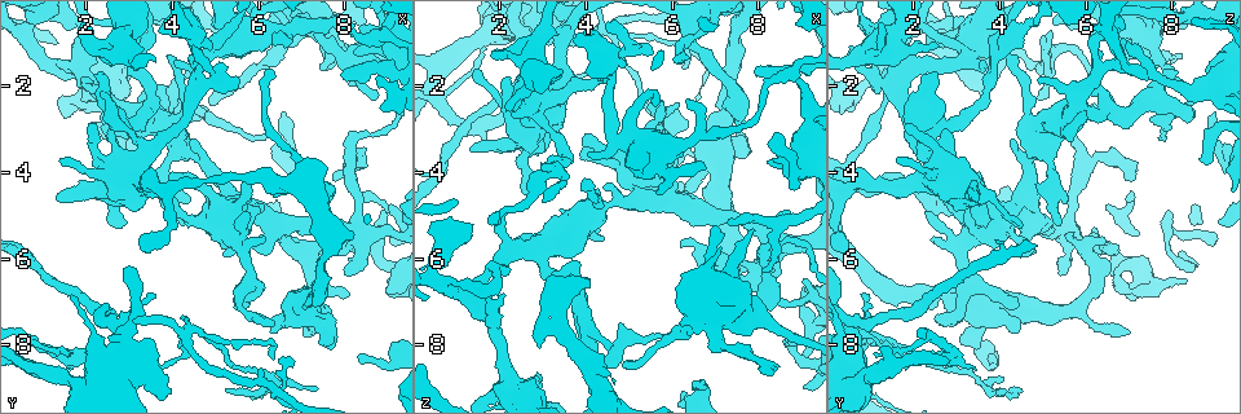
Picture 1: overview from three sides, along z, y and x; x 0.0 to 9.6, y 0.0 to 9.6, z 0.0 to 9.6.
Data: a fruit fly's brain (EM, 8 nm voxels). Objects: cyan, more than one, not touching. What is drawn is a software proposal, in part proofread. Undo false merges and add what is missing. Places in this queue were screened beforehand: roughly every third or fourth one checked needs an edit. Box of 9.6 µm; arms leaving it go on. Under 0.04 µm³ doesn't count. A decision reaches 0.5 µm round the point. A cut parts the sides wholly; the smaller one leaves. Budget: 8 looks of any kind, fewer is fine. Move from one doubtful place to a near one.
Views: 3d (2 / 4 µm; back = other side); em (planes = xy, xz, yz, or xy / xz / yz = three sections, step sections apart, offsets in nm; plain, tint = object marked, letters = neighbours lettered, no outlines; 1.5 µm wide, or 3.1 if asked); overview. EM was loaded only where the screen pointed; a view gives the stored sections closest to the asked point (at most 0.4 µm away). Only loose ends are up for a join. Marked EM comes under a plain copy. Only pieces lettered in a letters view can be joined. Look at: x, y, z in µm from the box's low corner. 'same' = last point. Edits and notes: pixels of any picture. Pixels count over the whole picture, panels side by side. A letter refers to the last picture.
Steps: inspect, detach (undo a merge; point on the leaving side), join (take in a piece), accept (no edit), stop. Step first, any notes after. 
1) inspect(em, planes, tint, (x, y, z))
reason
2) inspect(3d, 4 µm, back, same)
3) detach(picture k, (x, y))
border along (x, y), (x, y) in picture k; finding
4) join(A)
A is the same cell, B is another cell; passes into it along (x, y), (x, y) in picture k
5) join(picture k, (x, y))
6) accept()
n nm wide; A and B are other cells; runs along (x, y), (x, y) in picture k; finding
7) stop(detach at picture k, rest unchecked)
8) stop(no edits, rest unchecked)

inspect(em, planes, tint, (6.25, 7.65, 4.50))
branch stops here

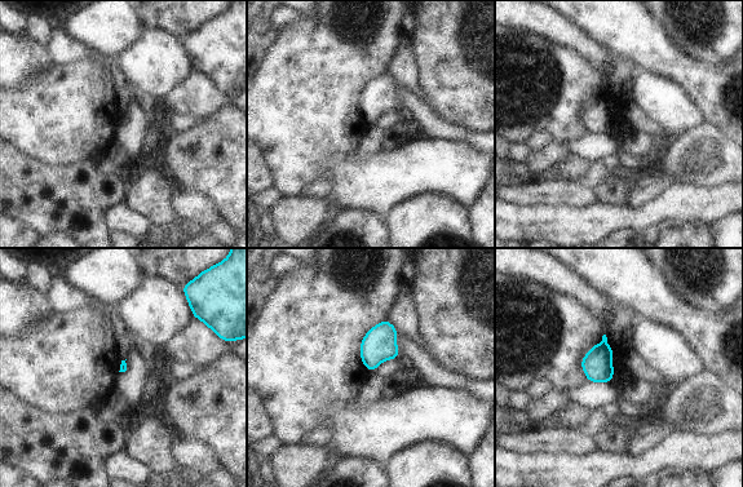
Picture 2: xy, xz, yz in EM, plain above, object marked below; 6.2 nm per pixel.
inspect(em, planes, letters, same)

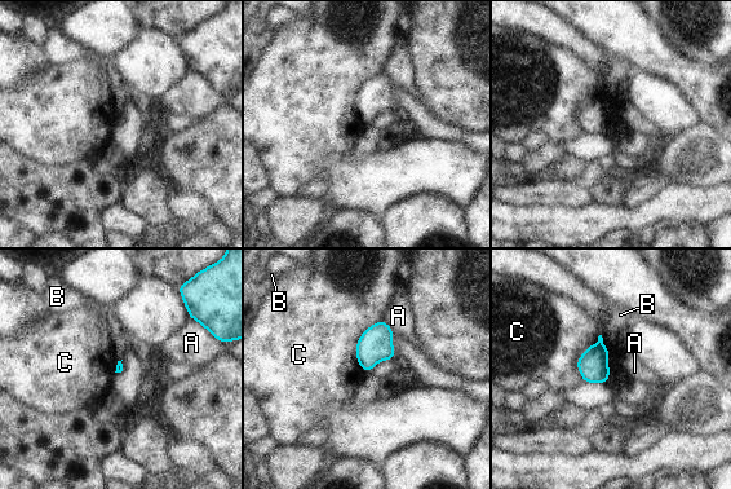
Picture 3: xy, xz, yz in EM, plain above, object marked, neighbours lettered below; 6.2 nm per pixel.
accept()
A, B and C are other cells; border along (601, 334), (577, 360), (584, 382) in picture 3; none of them fits

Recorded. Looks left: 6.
inspect(em, xy, step 4, letters, (7.10, 7.10, 2.55))
an open end

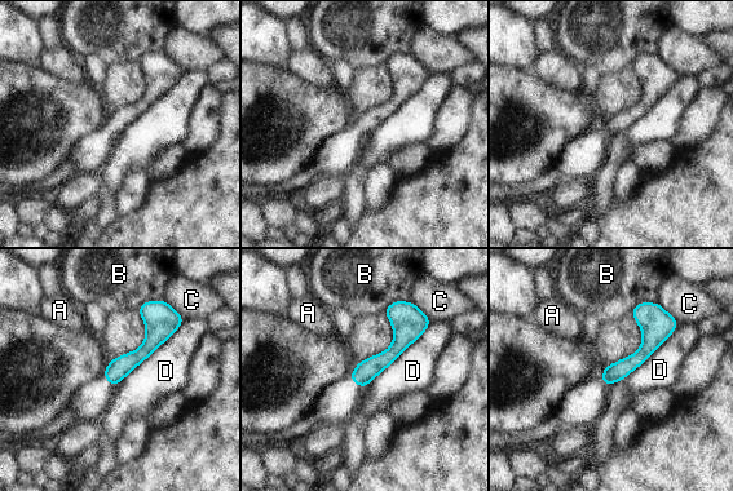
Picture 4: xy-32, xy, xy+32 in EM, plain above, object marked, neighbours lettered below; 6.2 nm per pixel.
accept()
A, B, C and D are other cells; border along (185, 319), (115, 386) in picture 4; none of them fits

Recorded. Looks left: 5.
inspect(em, xy, step 4, letters, (8.70, 2.30, 4.90))
free end

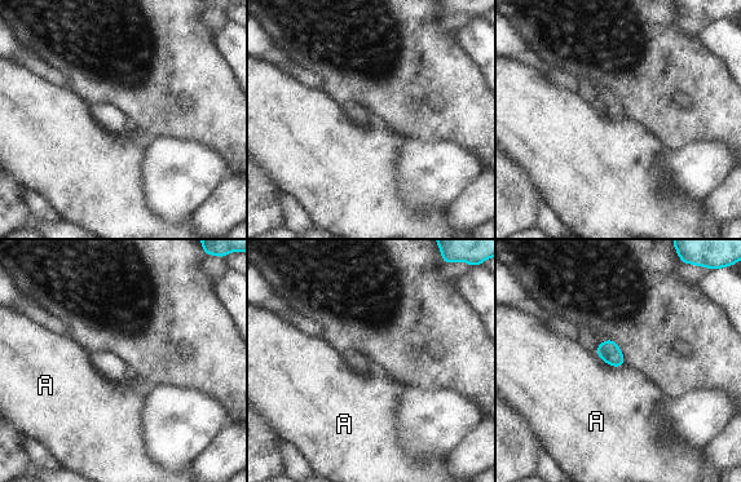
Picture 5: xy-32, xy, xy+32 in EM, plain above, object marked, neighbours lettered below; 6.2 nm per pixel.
inspect(em, planes, letters, same)

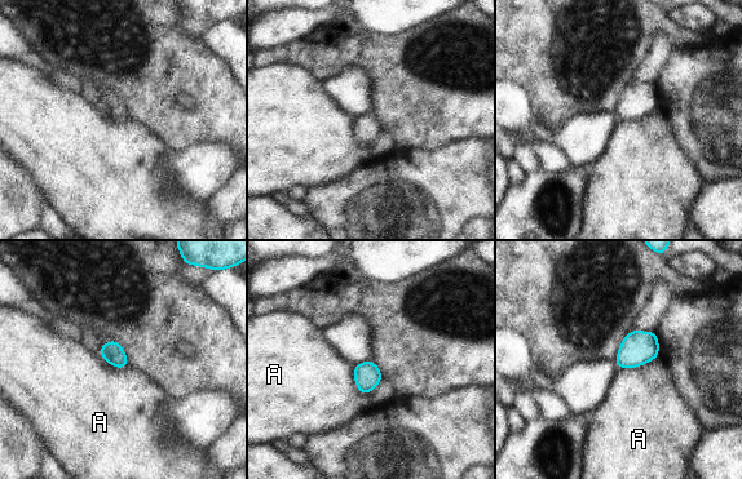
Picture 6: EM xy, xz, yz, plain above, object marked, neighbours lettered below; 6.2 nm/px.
accept()
A touches over 200 nm; A is another cell; border along (353, 366), (362, 393), (383, 377) in picture 6; none of them fits

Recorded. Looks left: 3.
stop(no edits, rest unchecked)

